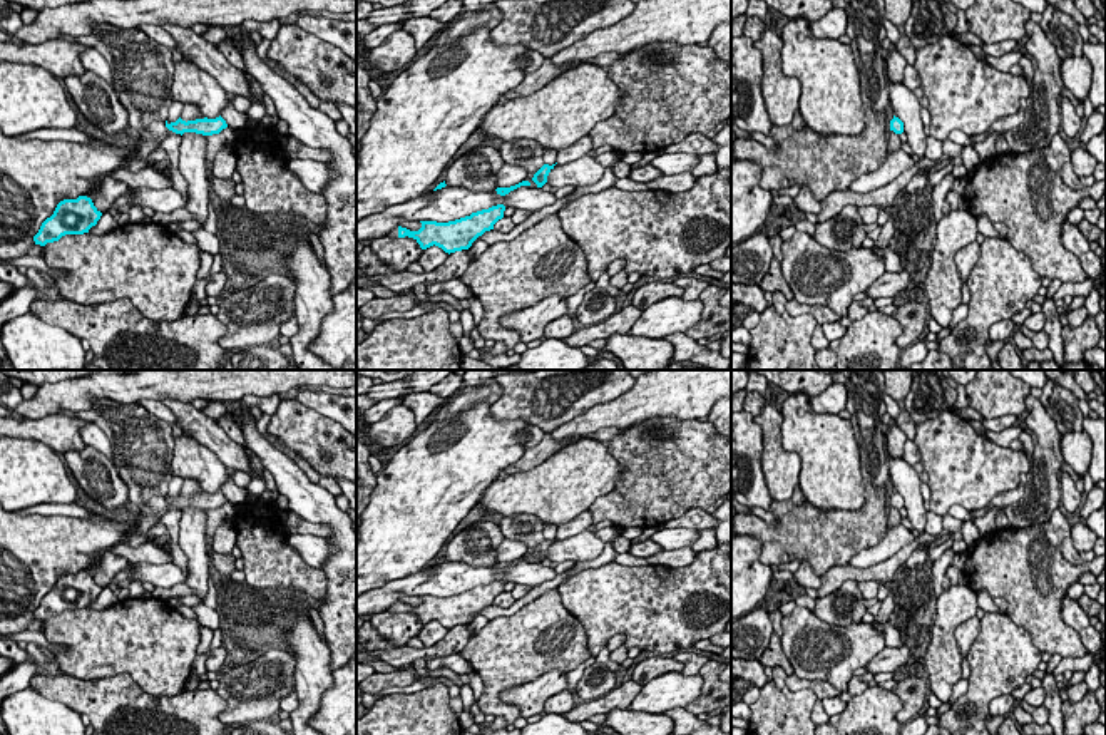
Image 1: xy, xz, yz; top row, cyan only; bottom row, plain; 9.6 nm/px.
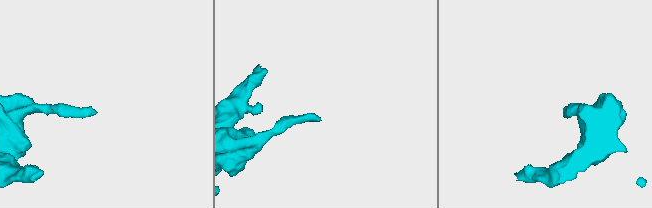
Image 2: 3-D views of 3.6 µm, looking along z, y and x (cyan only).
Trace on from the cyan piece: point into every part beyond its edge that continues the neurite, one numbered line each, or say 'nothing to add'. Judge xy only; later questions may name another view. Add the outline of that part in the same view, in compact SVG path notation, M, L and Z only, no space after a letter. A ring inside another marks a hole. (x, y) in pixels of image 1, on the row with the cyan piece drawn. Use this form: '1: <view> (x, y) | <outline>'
nothing to add

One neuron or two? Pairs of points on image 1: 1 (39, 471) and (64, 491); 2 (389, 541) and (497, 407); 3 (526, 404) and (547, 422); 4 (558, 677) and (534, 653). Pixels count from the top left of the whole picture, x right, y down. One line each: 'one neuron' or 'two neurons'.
1: one neuron
2: two neurons
3: one neuron
4: two neurons

